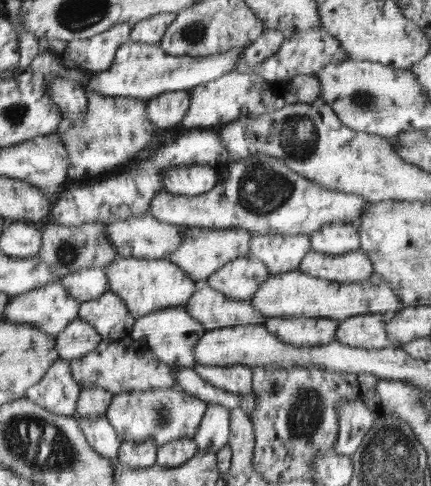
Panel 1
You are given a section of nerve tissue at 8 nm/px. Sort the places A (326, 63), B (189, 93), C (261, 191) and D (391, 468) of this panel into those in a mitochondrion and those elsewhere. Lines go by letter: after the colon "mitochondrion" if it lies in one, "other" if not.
A: other
B: other
C: mitochondrion
D: mitochondrion

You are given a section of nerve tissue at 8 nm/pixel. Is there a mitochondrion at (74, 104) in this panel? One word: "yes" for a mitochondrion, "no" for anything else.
no

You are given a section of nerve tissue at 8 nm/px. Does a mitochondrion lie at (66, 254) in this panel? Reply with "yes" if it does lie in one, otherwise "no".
yes

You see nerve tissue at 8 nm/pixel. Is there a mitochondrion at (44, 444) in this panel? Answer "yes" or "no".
yes

